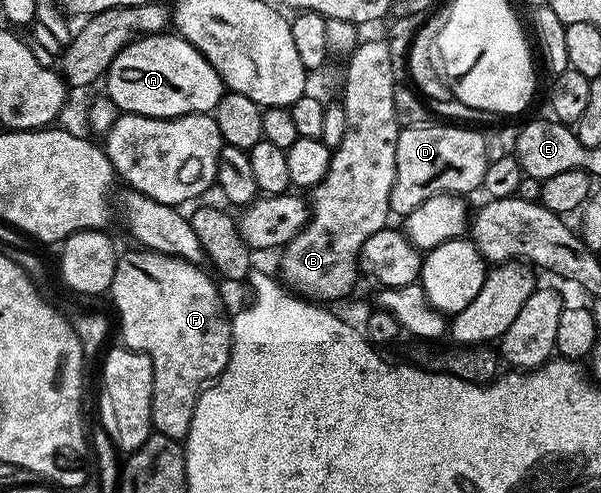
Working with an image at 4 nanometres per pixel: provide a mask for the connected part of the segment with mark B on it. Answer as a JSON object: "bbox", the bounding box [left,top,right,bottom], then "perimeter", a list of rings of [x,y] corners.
{"bbox":[279,41,402,304],"perimeter":[[[361,41],[346,59],[348,71],[344,74],[344,98],[342,98],[343,108],[350,116],[346,134],[342,142],[333,149],[326,176],[310,191],[310,217],[307,226],[283,247],[279,255],[280,270],[285,278],[283,281],[296,284],[305,290],[303,291],[305,295],[313,294],[308,296],[324,304],[334,298],[346,297],[355,288],[356,277],[361,277],[362,274],[360,250],[375,239],[372,237],[387,224],[388,218],[390,219],[390,192],[396,179],[396,145],[402,129],[396,120],[394,108],[398,80],[392,72],[388,42]]]}

